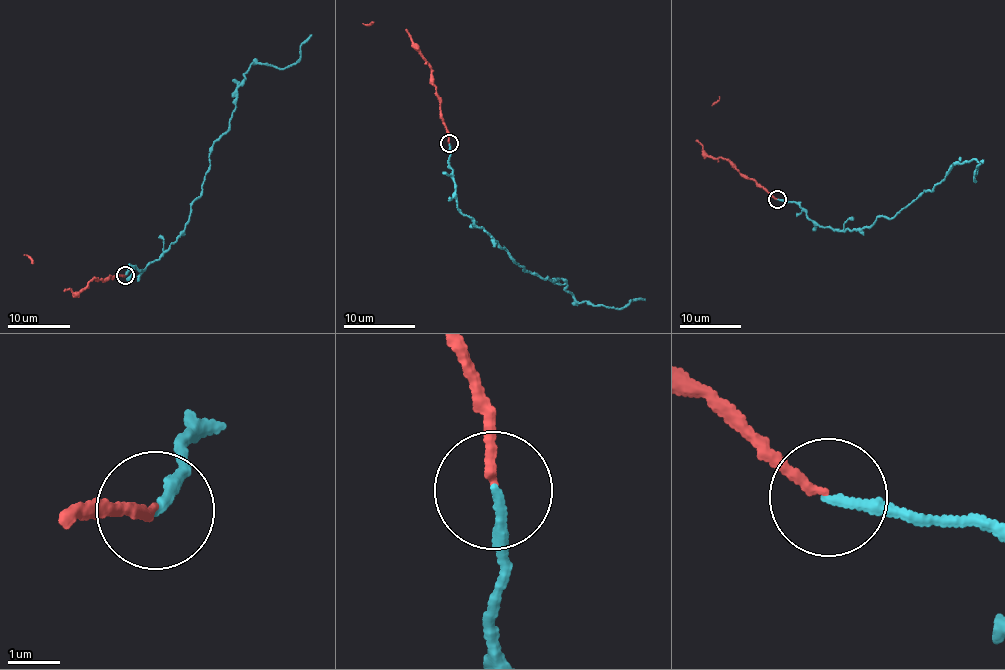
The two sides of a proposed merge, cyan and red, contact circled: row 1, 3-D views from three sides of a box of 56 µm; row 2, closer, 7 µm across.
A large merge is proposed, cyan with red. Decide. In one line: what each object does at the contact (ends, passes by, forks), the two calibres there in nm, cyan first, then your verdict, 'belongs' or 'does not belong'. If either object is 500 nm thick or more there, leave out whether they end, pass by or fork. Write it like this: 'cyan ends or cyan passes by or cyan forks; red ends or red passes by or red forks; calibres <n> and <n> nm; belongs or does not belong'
cyan ends; red ends; calibres 180 and 160 nm; belongs

